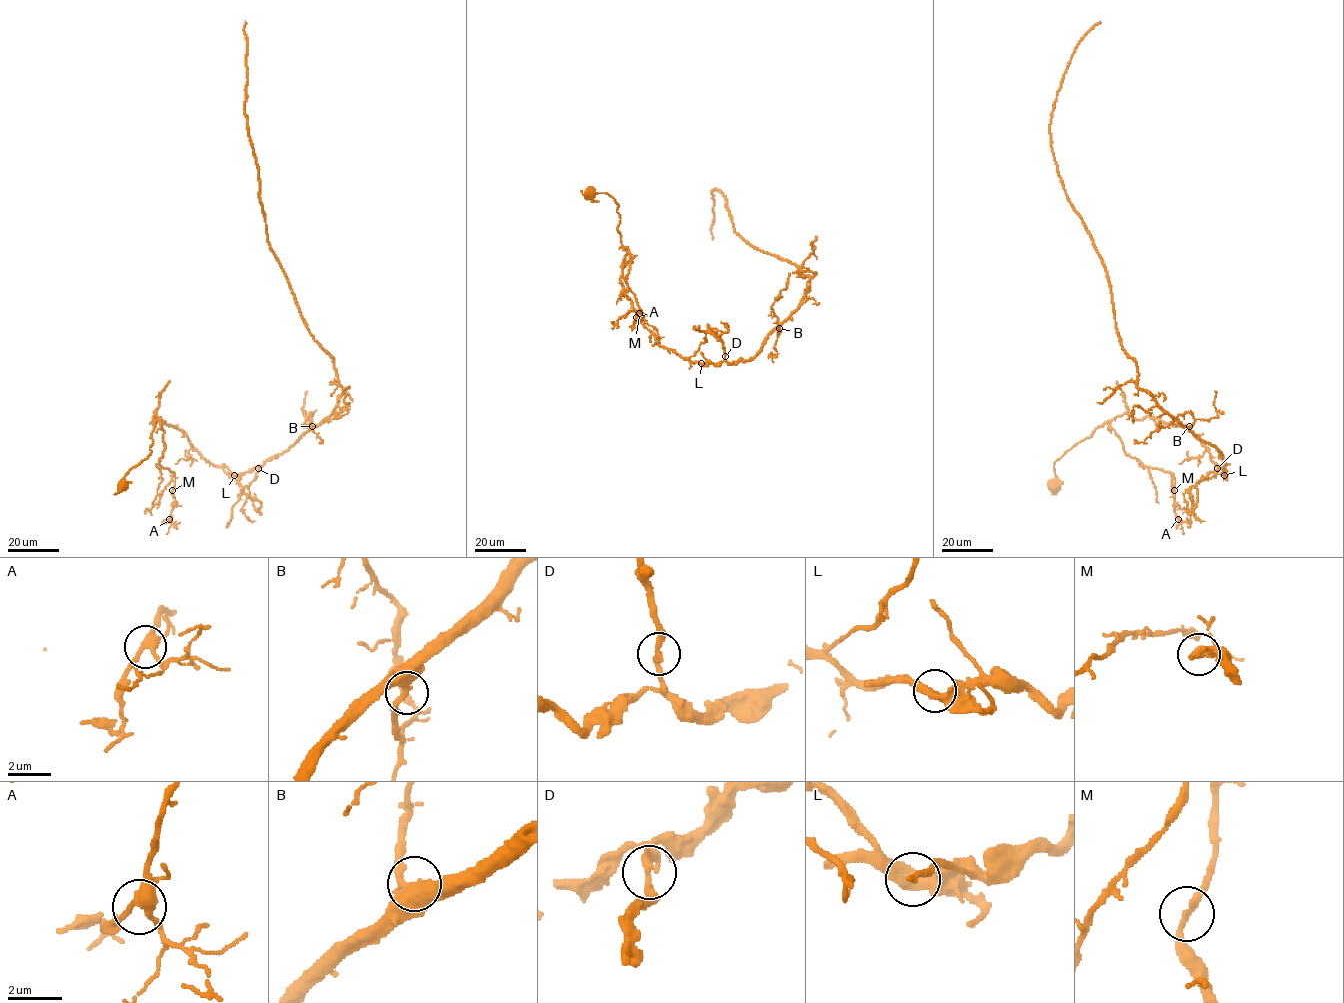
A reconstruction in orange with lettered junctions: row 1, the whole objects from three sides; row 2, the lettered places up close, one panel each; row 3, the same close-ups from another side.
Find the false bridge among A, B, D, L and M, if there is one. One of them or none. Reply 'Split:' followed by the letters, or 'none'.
Split: L

